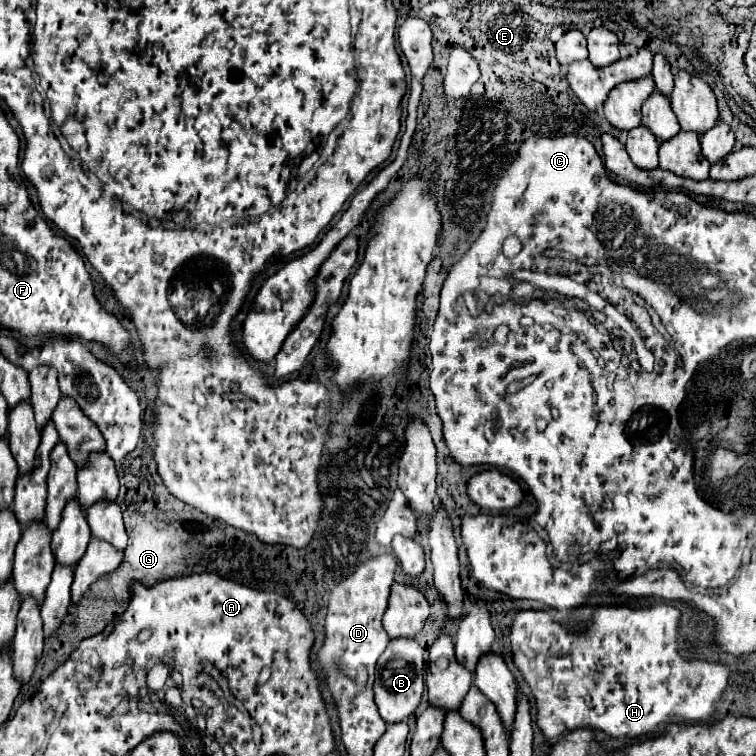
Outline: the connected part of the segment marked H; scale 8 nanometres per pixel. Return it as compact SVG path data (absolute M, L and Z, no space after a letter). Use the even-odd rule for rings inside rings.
M652 604L637 609L596 608L594 620L588 624L586 634L575 630L568 632L566 626L554 622L548 612L518 612L512 622L512 654L514 664L524 674L538 704L538 726L548 740L564 738L578 728L602 730L610 736L640 736L658 728L666 716L680 716L686 722L706 722L714 704L720 700L730 672L724 664L710 664L706 660L682 660L678 640L680 612L668 604Z

